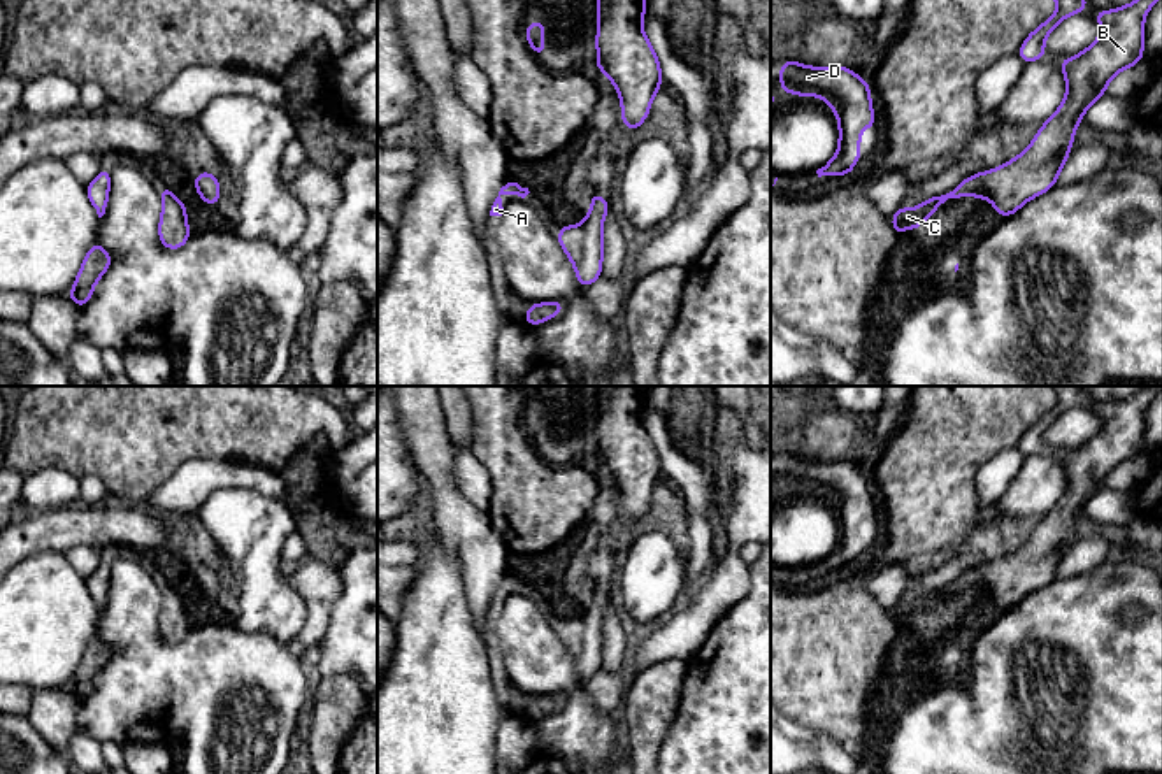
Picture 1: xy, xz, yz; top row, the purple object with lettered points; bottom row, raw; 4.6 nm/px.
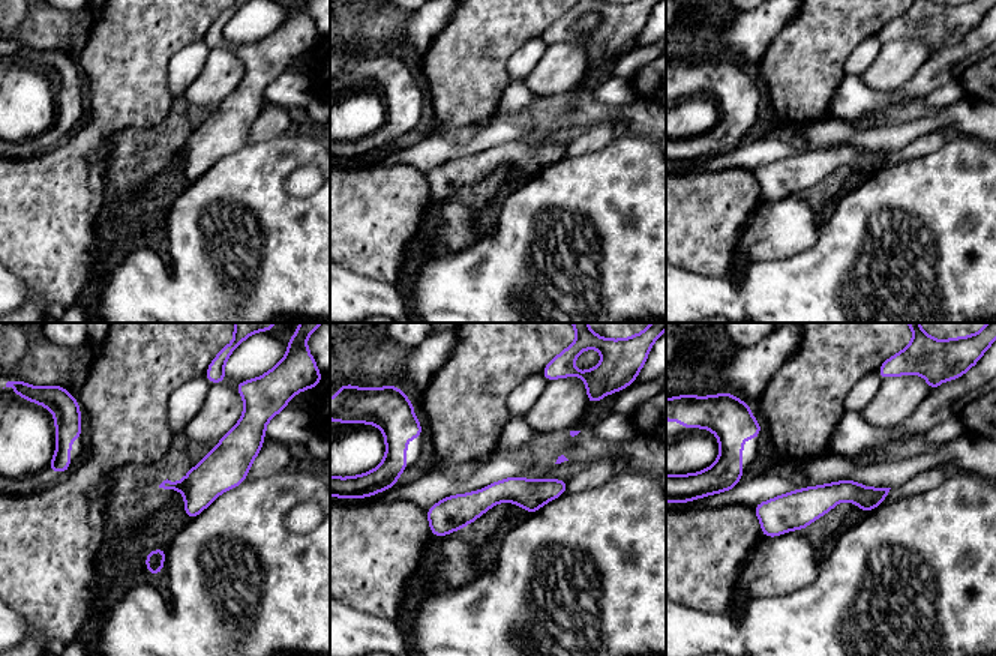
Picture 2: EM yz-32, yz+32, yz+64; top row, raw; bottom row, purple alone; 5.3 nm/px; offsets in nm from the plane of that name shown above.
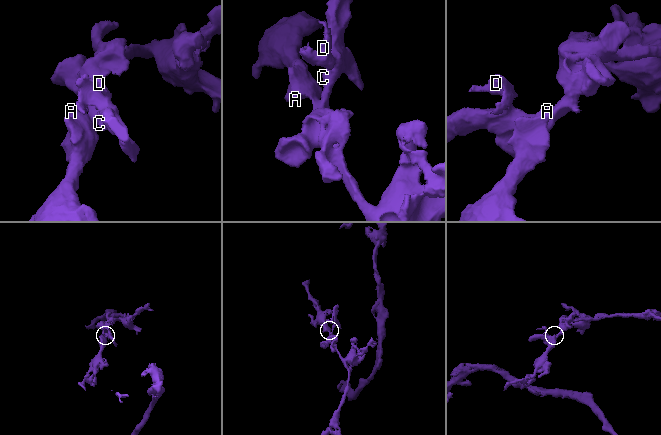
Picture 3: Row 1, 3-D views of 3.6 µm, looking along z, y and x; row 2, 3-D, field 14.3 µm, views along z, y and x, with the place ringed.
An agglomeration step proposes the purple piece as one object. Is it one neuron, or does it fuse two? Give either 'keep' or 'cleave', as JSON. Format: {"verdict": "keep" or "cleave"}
{"verdict": "keep"}

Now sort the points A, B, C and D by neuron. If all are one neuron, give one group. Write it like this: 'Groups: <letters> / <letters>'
Groups: A B C D

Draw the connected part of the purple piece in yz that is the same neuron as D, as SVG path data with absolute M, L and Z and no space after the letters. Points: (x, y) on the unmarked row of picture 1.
M795 453L779 458L779 470L779 484L820 490L832 500L839 514L839 542L816 567L848 570L860 553L860 523L876 520L869 476L848 460L804 460Z

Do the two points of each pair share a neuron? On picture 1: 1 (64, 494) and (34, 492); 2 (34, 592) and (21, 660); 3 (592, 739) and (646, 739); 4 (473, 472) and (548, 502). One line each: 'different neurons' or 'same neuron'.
1: same neuron
2: same neuron
3: different neurons
4: different neurons

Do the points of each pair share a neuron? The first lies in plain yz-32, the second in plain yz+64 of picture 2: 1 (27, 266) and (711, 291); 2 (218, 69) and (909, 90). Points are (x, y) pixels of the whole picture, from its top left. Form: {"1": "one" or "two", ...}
{"1": "two", "2": "two"}

